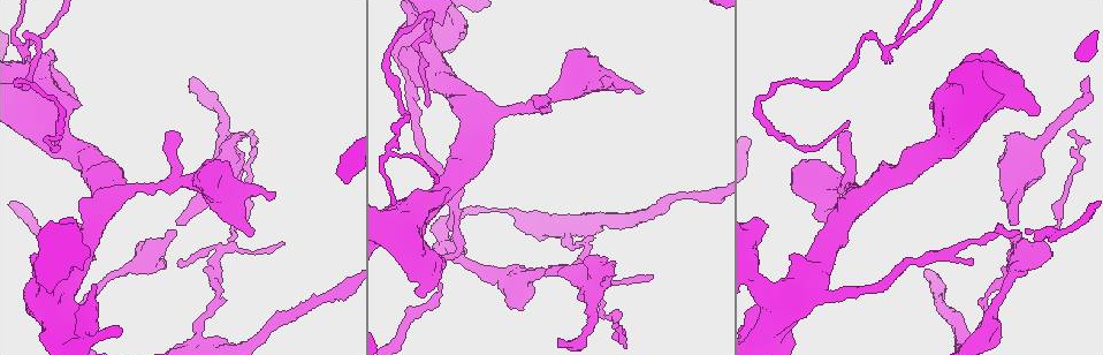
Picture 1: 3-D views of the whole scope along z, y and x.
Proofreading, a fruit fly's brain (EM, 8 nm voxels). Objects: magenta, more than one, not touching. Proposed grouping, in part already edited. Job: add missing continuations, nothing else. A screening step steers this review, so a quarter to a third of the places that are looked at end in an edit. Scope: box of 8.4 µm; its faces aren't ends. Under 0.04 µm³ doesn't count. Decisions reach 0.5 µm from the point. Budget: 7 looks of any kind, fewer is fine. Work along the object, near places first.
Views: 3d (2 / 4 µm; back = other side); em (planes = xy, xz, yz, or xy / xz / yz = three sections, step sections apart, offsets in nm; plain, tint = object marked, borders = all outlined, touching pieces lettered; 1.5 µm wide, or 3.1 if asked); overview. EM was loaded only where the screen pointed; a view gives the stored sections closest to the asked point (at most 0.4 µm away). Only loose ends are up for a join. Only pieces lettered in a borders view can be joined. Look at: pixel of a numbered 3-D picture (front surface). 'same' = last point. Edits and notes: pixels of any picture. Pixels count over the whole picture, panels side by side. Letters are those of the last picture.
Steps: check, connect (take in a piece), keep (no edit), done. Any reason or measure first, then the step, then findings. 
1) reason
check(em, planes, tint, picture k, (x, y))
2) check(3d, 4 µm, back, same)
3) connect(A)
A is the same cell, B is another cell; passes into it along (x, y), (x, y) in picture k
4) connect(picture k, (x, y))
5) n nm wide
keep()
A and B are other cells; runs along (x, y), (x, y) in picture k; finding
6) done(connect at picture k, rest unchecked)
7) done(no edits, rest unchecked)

branch stops here
check(em, xy, step 8, borders, picture 1, (447, 187))

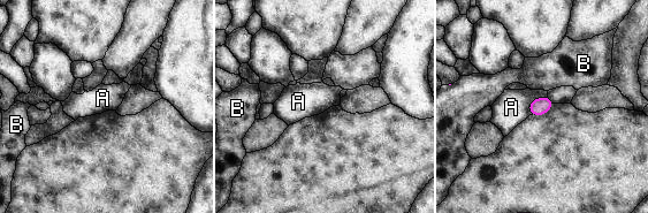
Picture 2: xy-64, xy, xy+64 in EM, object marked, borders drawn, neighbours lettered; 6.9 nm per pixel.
keep()
A and B are other cells; border along (547, 94), (530, 104), (531, 114) in picture 2; none of them fits

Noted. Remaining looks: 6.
free end
check(3d, 2 µm, back, picture 1, (640, 92))

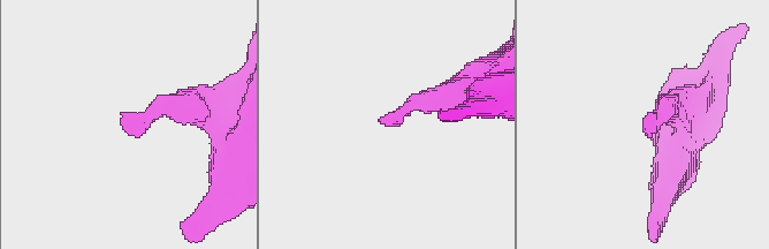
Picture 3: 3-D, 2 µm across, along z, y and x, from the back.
check(em, planes, tint, picture 3, (385, 125))

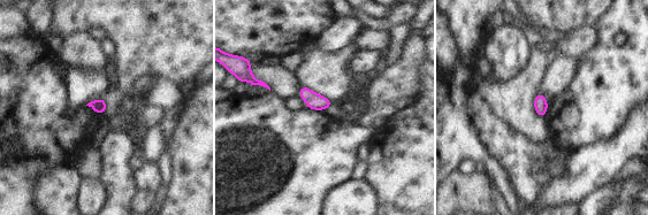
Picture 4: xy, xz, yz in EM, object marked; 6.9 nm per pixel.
what lies round it
check(em, planes, borders, same)

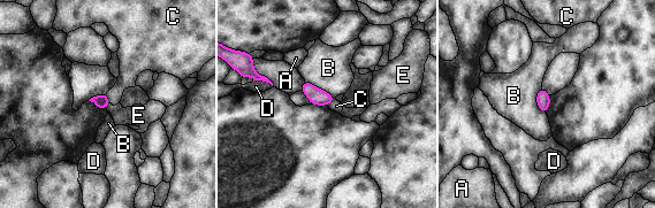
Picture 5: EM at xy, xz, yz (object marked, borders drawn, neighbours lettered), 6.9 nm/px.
keep()
A, B, C, D and E are other cells; border along (106, 93), (111, 102) in picture 5; no lettered piece goes on from it

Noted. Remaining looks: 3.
branch stops here
check(em, planes, tint, picture 1, (543, 276))

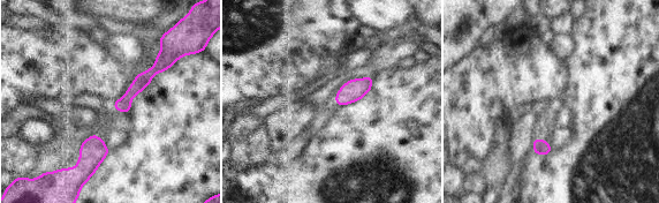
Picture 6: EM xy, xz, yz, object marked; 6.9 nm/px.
check(em, planes, borders, same)

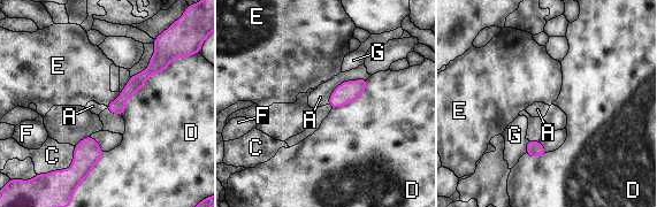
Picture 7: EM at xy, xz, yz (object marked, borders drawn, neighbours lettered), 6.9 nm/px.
keep()
A, C, D, E, F and G are other cells; runs along (157, 59), (155, 64), (112, 109) in picture 7; none of them fits

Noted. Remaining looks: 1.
done(no edits, rest unchecked)

